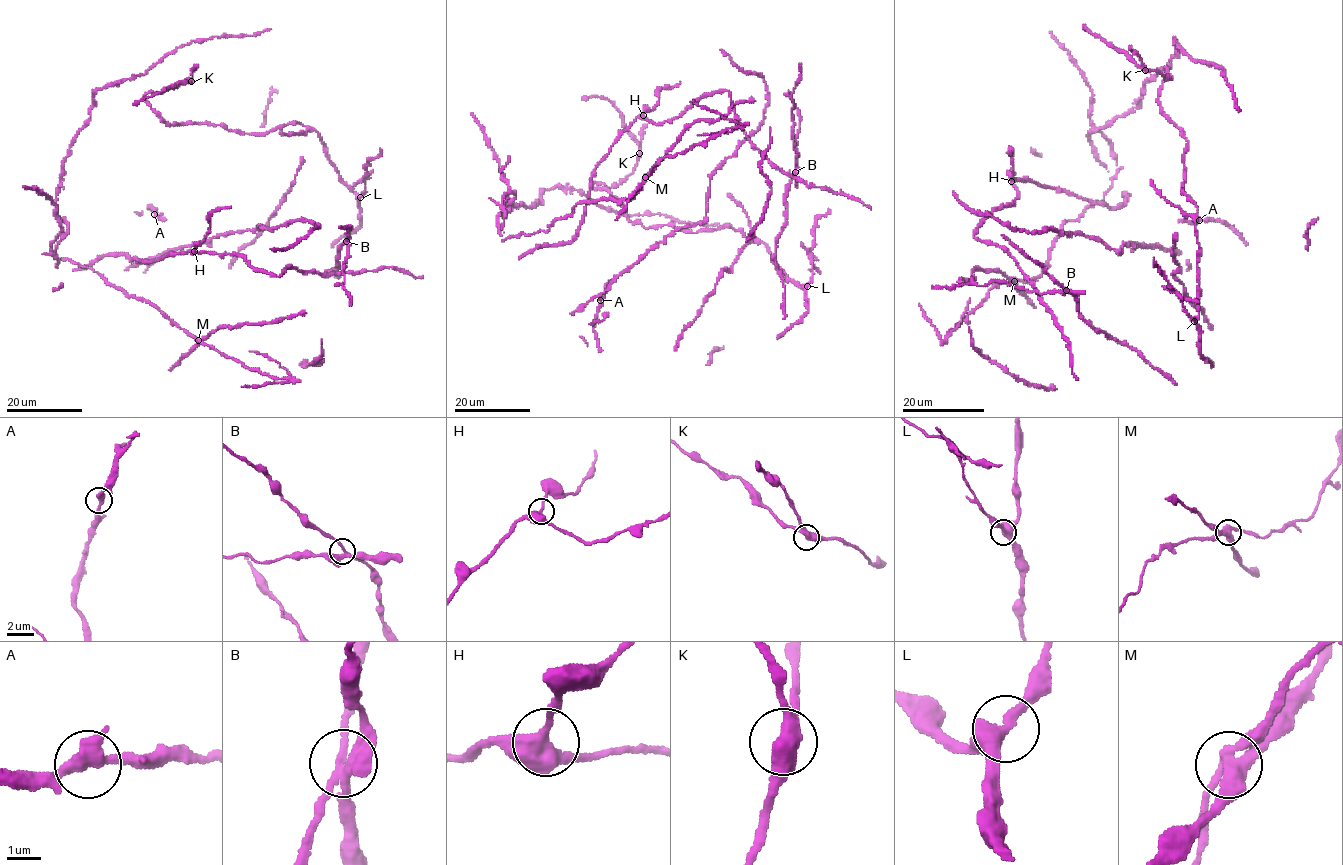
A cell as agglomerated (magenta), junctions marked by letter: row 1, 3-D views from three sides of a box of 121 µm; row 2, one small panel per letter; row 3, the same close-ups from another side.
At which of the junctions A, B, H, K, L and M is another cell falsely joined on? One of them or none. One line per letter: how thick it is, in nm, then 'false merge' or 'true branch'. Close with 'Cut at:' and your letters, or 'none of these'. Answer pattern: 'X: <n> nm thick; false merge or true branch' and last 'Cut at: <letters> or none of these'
A: 360 nm thick; true branch
B: 240 nm thick; true branch
H: 400 nm thick; true branch
K: 400 nm thick; true branch
L: 400 nm thick; true branch
M: 360 nm thick; false merge
Cut at: M

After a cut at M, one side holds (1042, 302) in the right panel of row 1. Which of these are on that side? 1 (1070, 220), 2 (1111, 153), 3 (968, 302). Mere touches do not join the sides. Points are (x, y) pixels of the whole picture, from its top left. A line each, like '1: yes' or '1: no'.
1: no
2: yes
3: no

